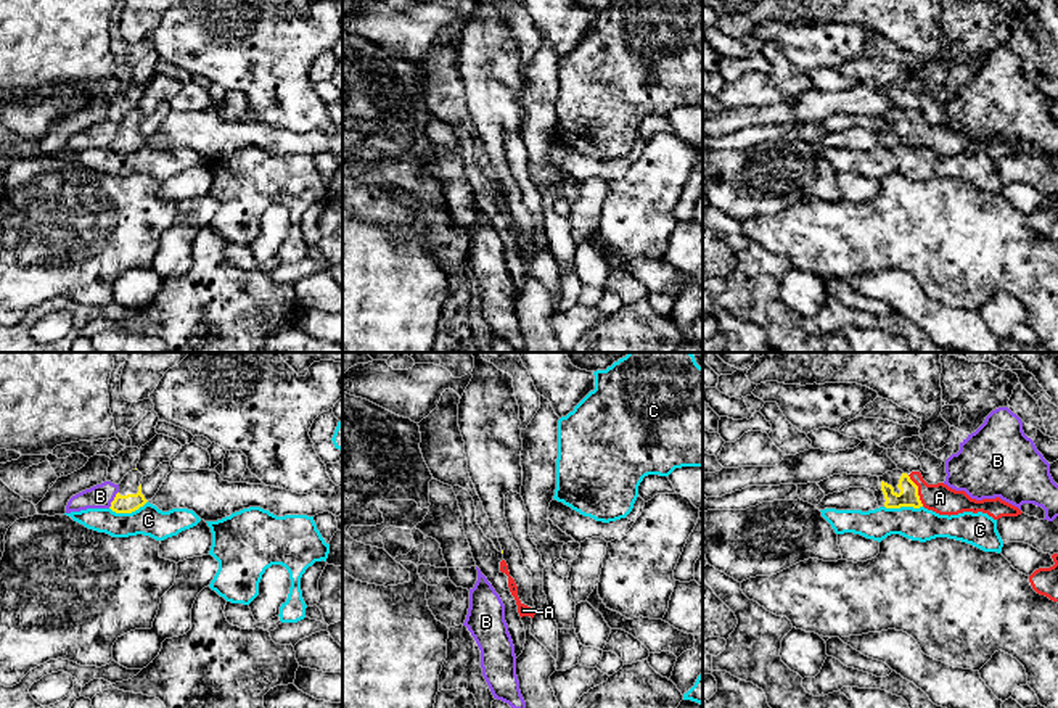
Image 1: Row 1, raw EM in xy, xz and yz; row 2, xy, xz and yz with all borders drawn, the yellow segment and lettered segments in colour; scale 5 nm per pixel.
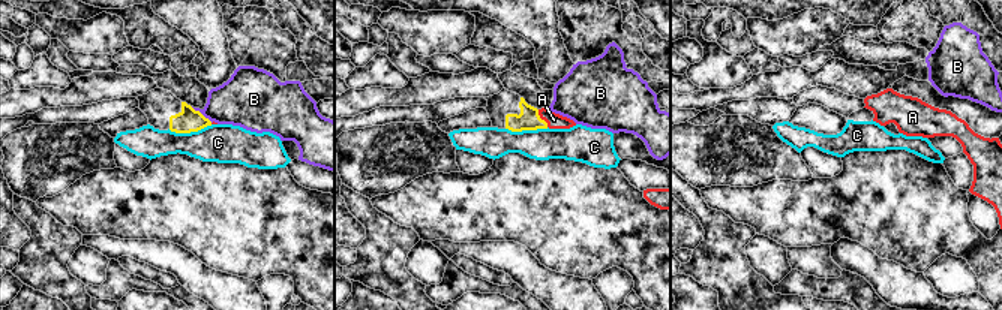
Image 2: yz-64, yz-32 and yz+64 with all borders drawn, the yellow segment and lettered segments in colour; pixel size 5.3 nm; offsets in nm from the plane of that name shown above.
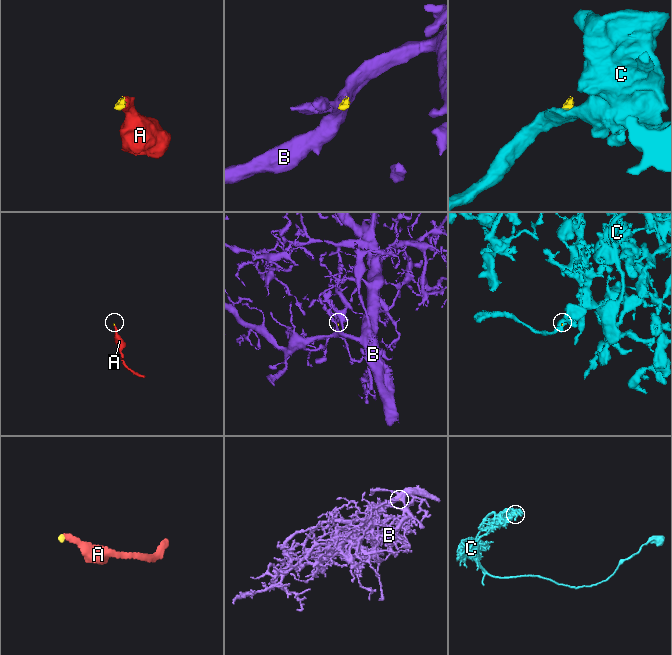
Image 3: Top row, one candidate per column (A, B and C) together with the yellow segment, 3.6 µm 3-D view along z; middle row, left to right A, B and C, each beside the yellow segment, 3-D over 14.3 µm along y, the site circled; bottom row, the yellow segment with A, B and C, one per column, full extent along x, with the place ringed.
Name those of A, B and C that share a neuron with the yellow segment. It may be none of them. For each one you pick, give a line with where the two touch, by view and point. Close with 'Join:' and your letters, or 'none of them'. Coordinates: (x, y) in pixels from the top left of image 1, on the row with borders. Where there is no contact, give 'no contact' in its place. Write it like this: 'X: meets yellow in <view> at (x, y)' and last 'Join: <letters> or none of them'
A: meets yellow in yz at (917, 491)
Join: A

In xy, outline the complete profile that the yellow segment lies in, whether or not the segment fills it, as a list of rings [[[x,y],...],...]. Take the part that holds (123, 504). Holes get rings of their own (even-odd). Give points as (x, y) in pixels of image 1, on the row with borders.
[[[138,470],[129,471],[119,484],[119,492],[111,502],[111,510],[116,513],[132,513],[143,507],[148,500],[141,494],[143,475]]]

